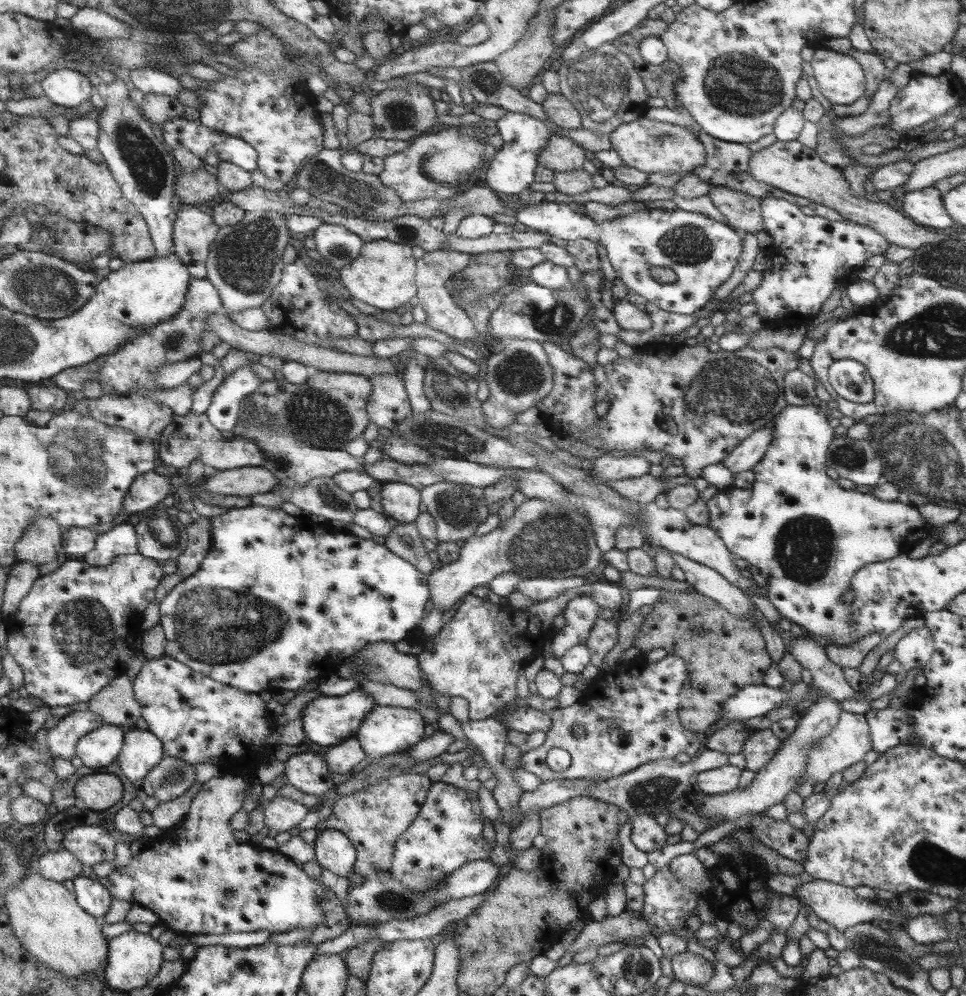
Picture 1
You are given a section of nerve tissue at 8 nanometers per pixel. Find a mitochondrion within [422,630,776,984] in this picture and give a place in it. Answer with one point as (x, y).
(653, 792)

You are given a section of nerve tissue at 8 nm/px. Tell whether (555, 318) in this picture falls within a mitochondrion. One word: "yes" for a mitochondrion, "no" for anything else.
yes

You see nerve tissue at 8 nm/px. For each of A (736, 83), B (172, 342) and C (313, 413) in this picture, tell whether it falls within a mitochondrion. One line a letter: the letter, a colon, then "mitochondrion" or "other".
A: mitochondrion
B: mitochondrion
C: mitochondrion

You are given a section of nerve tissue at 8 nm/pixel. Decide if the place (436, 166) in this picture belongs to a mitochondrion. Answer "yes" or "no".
yes

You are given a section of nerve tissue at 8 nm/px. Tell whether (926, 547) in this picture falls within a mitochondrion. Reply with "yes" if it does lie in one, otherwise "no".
no

